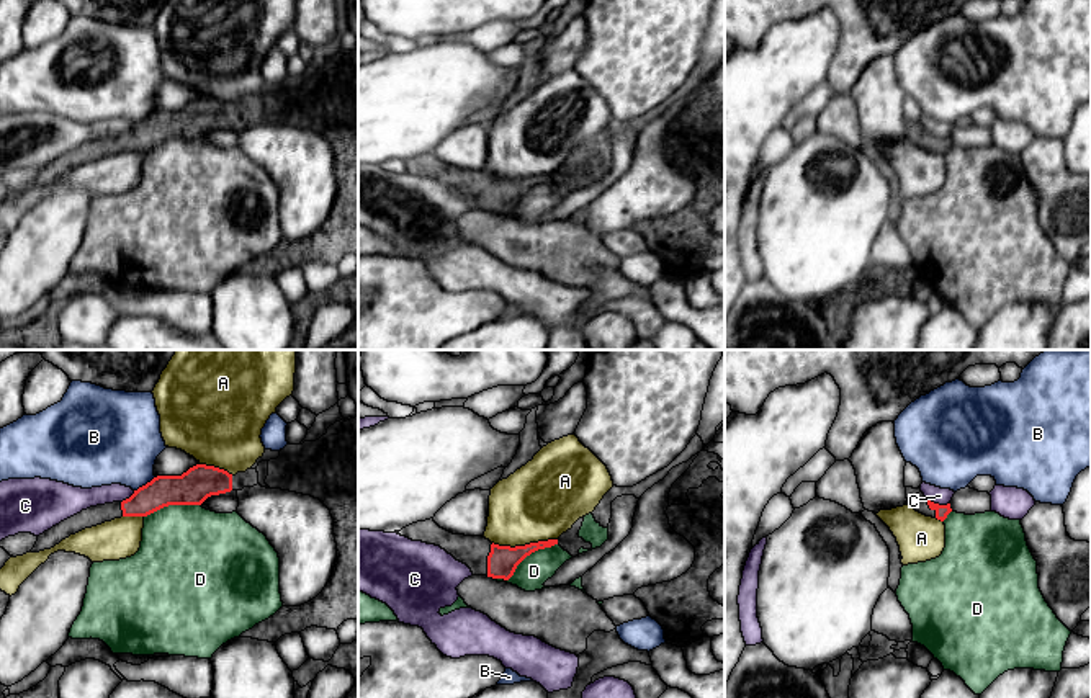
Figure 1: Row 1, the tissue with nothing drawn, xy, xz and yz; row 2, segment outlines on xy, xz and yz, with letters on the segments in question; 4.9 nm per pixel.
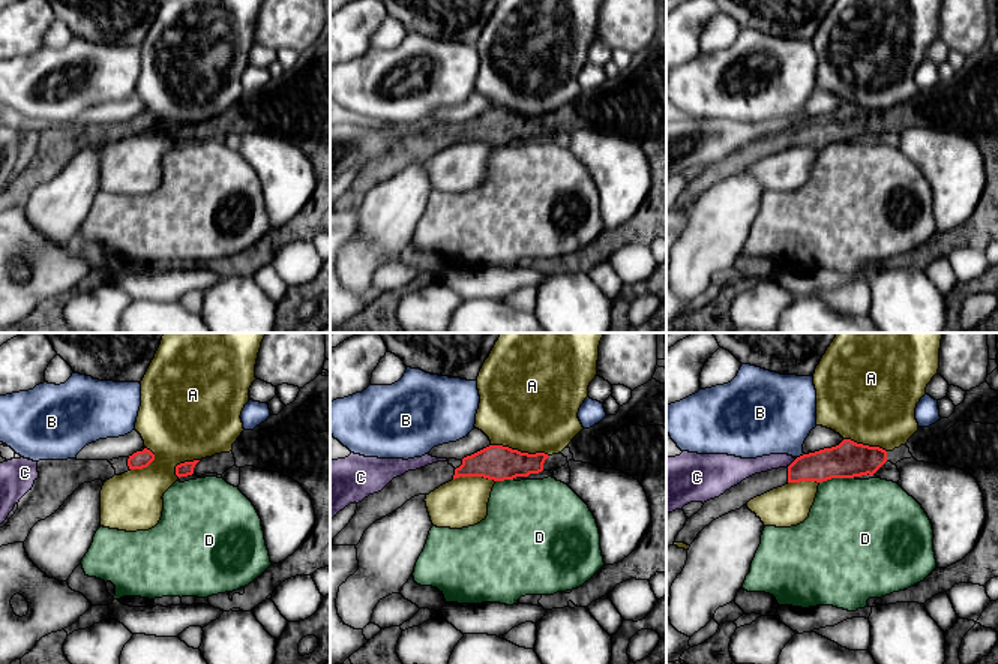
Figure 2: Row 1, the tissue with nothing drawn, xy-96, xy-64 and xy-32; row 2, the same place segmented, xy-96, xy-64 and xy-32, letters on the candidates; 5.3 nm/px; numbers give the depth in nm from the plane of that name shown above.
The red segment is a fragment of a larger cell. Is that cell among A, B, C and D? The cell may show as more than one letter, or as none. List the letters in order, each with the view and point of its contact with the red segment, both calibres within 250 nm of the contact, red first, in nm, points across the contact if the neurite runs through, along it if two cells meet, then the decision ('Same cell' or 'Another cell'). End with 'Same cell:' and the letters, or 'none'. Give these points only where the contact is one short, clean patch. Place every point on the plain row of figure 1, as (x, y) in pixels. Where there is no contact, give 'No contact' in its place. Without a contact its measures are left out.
A: Touches red at xz (525, 178). Thickness 150 nm (red) against 380 nm. Another cell
B: Touches red at xy (146, 118). Thickness 170 nm (red) against 400 nm. Boundary: xy (154, 110), (134, 125). Another cell
C: Touches red at yz (938, 138). Thickness 60 nm (red) against 80 nm. Boundary: yz (928, 133), (938, 138), (949, 138). Another cell
D: Touches red at xz (524, 192). Thickness 150 nm (red) against 160 nm. Boundary: xz (556, 177), (532, 185), (507, 213), (494, 213). Another cell
Same cell: none

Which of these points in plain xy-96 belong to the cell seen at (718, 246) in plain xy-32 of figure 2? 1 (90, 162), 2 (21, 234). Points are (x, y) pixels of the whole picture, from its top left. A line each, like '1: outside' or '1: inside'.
1: inside
2: outside

